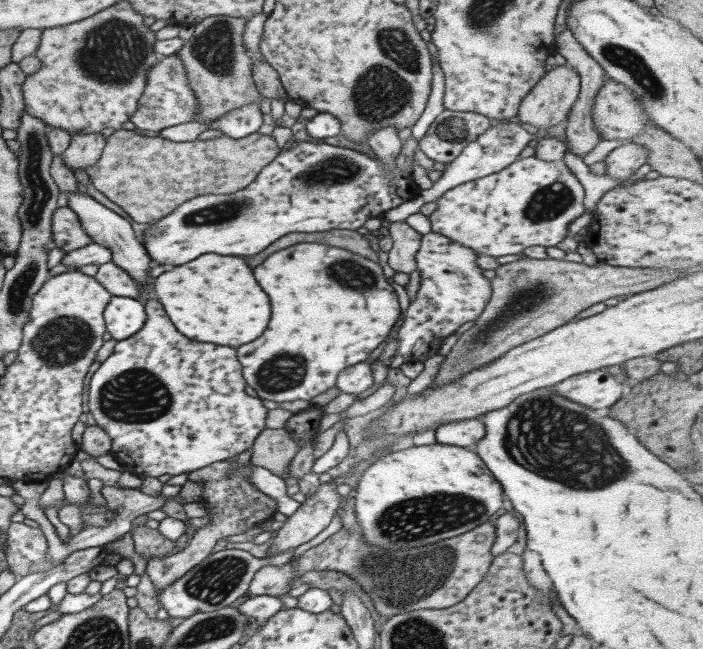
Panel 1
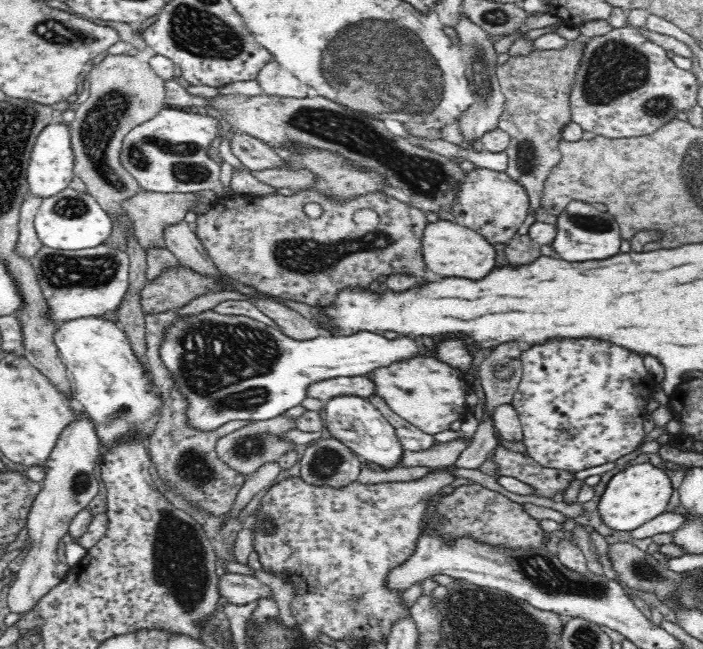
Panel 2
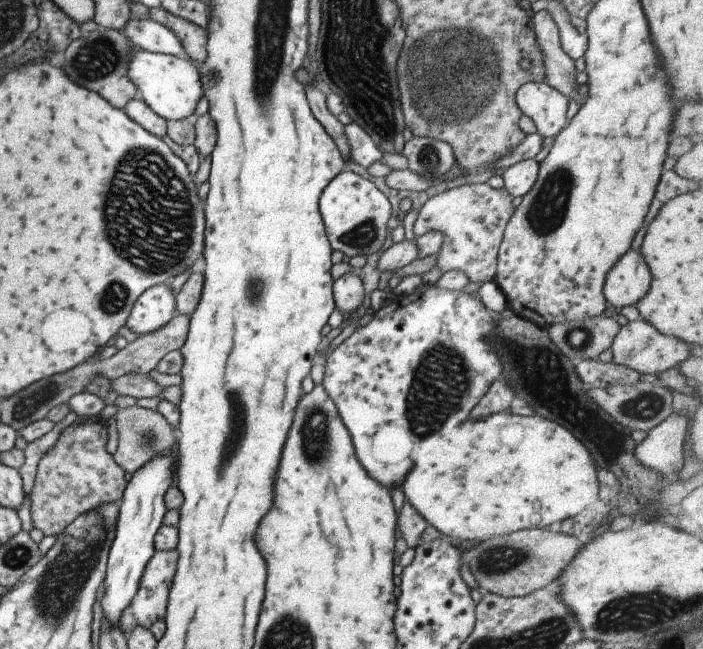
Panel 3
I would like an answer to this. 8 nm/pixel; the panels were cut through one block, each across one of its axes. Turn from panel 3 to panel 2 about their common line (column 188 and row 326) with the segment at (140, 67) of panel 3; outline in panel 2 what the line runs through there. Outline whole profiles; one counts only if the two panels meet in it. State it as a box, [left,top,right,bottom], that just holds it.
[55,317,163,461]

